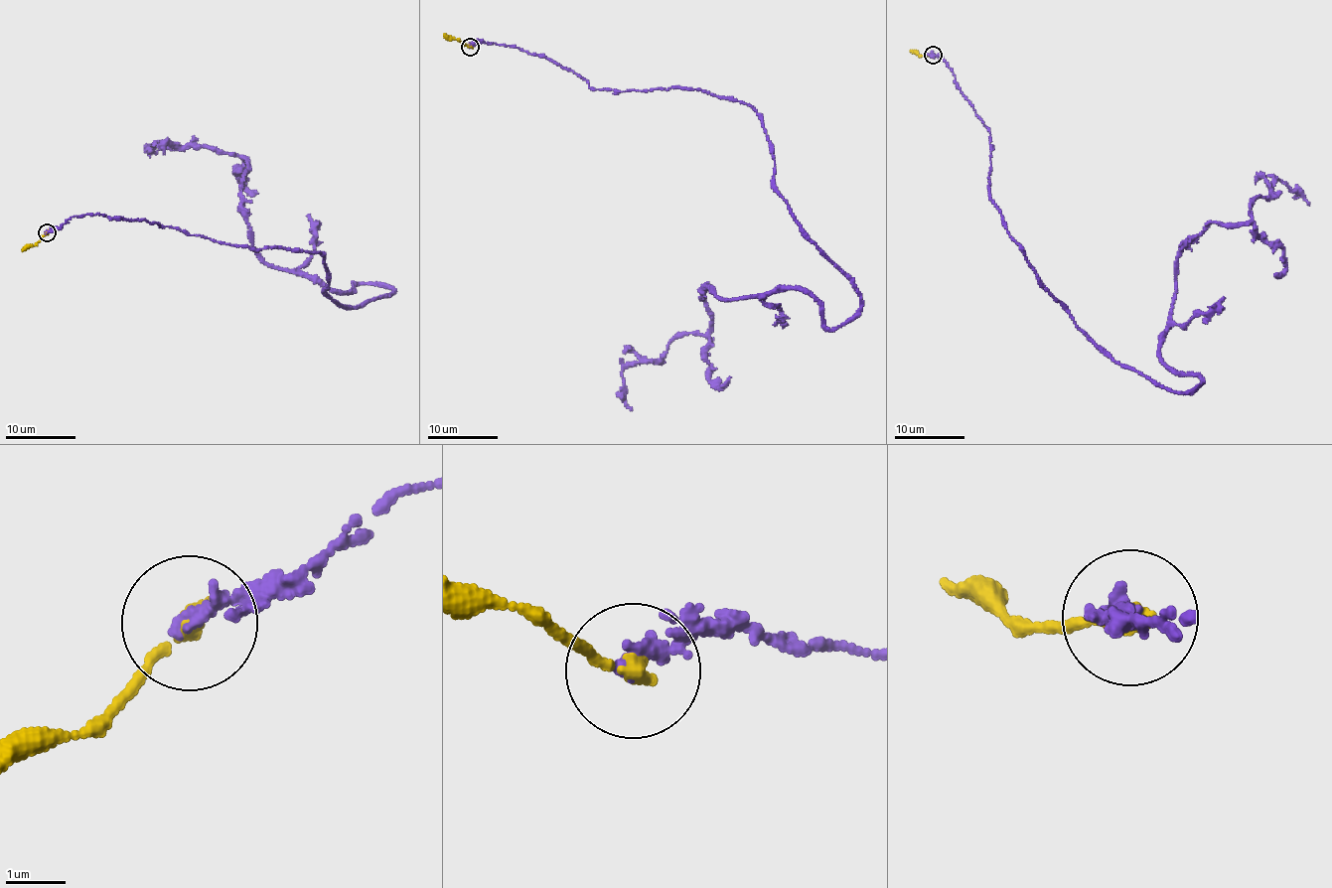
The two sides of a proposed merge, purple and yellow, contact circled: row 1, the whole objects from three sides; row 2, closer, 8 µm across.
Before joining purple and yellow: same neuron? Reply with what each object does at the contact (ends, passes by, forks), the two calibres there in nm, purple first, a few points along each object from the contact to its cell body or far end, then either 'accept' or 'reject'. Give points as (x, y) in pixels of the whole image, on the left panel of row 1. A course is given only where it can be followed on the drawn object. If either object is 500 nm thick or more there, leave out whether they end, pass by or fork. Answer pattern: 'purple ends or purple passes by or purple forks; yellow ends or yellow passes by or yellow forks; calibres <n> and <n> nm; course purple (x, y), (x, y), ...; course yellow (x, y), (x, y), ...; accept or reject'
purple ends; yellow ends; calibres 200 and 320 nm; course purple (47, 232), (143, 220), (315, 251), (351, 308), (393, 293), (269, 266), (247, 160), (157, 153); course yellow (47, 232), (22, 251); reject

